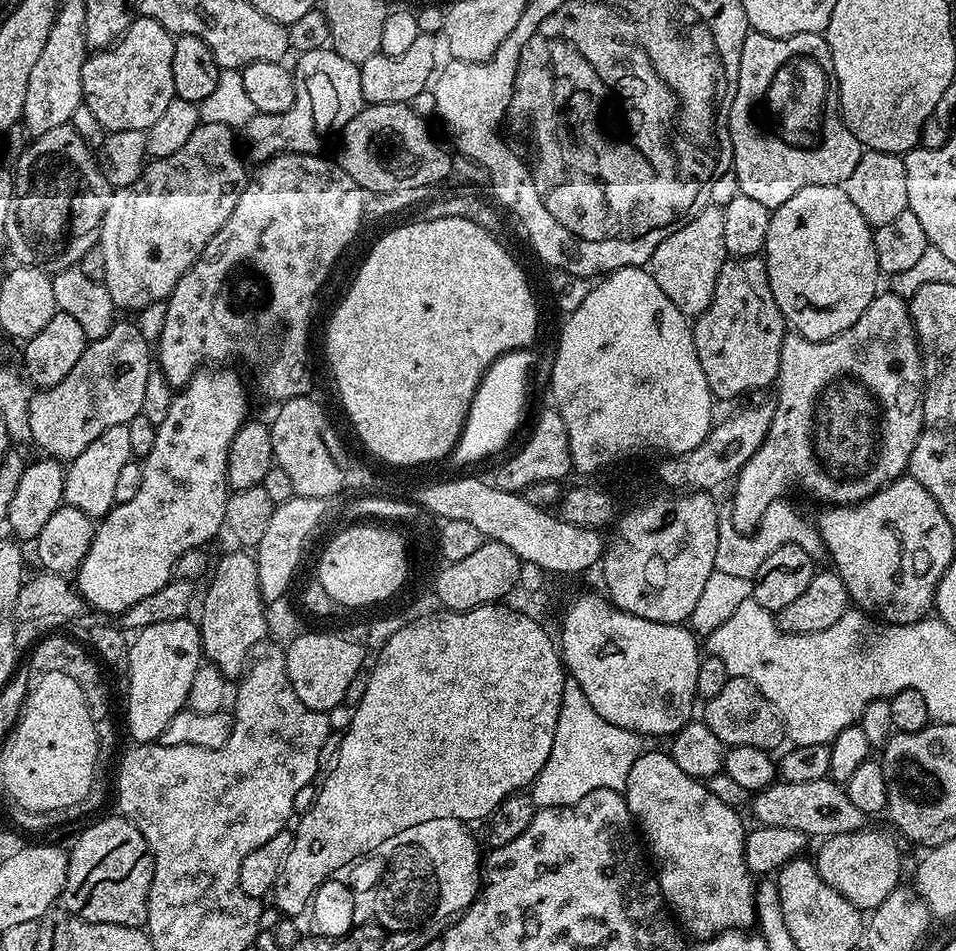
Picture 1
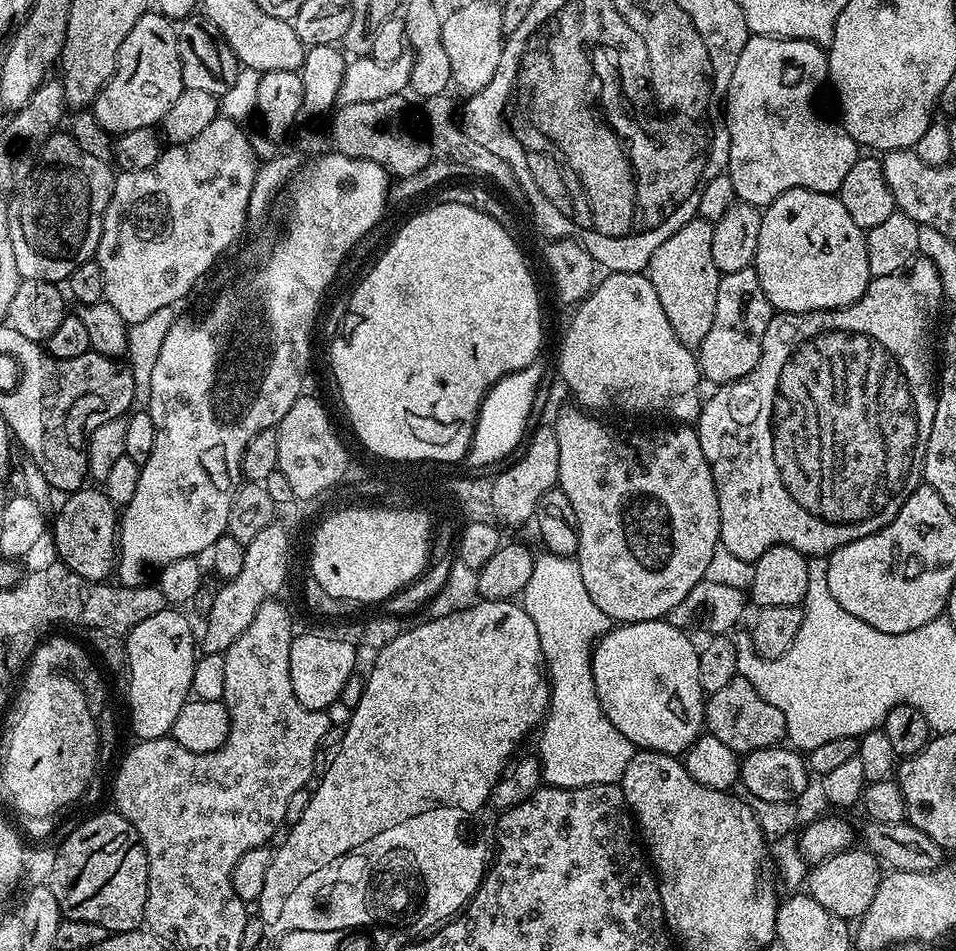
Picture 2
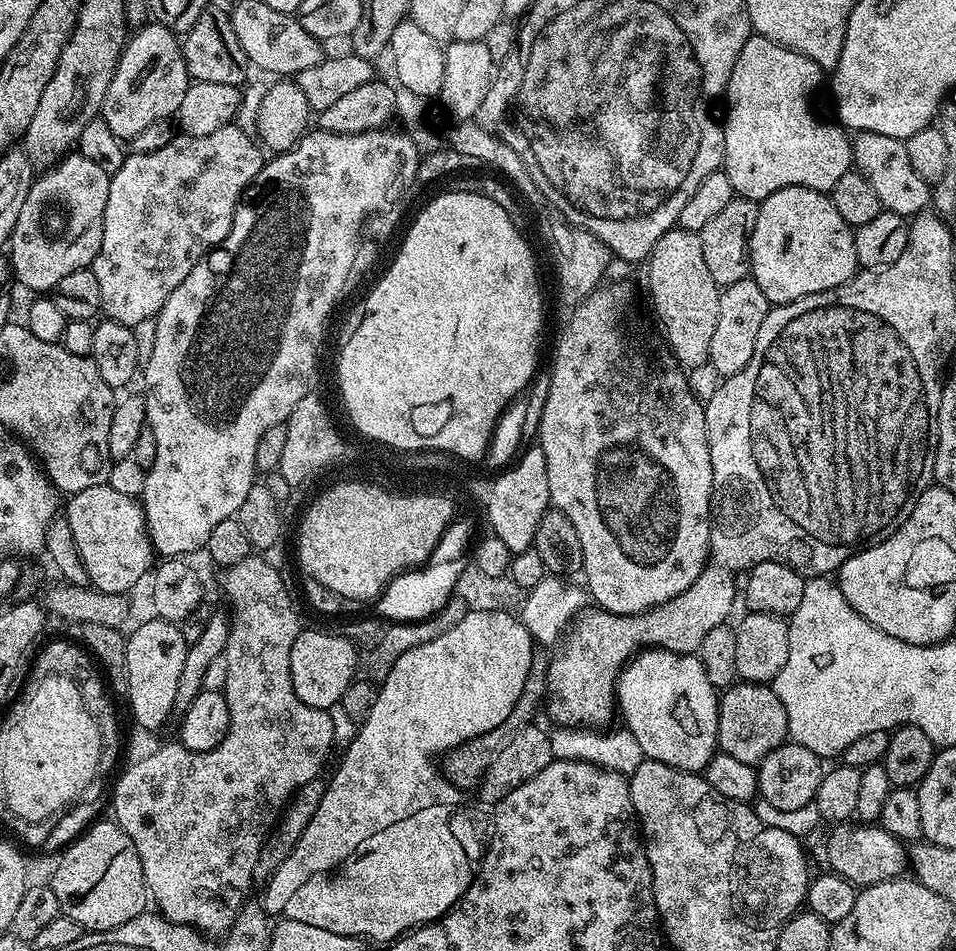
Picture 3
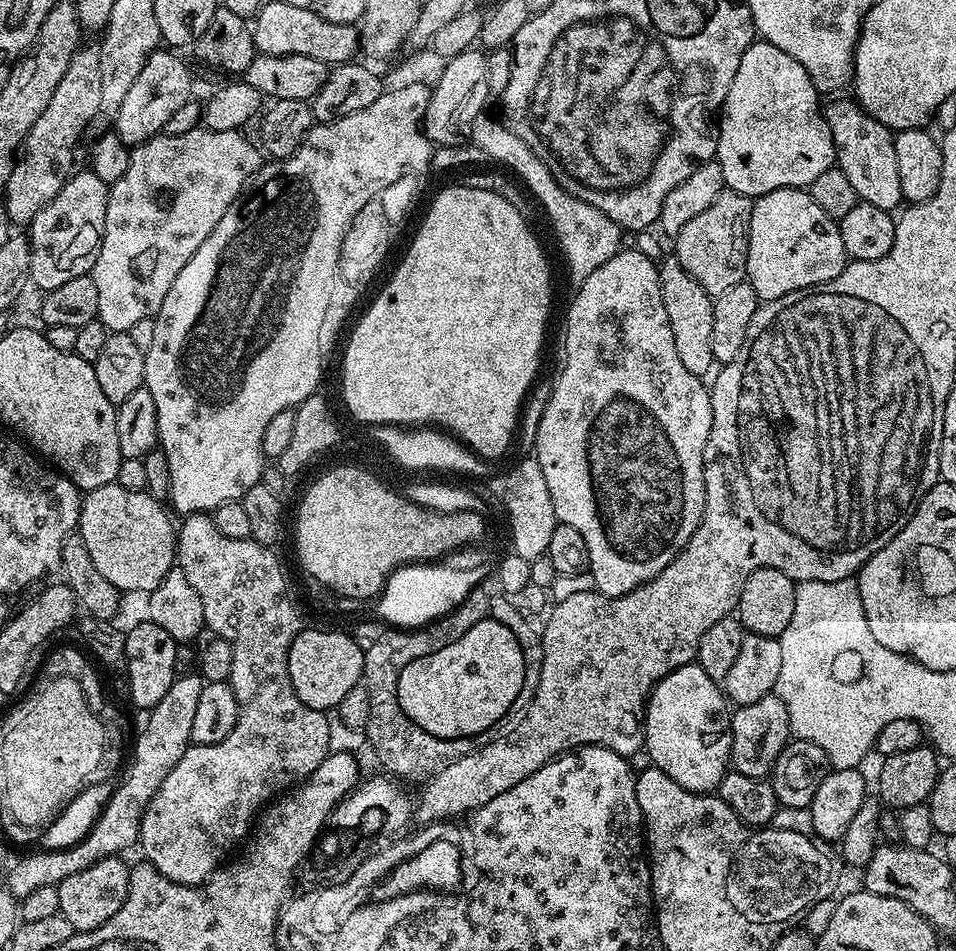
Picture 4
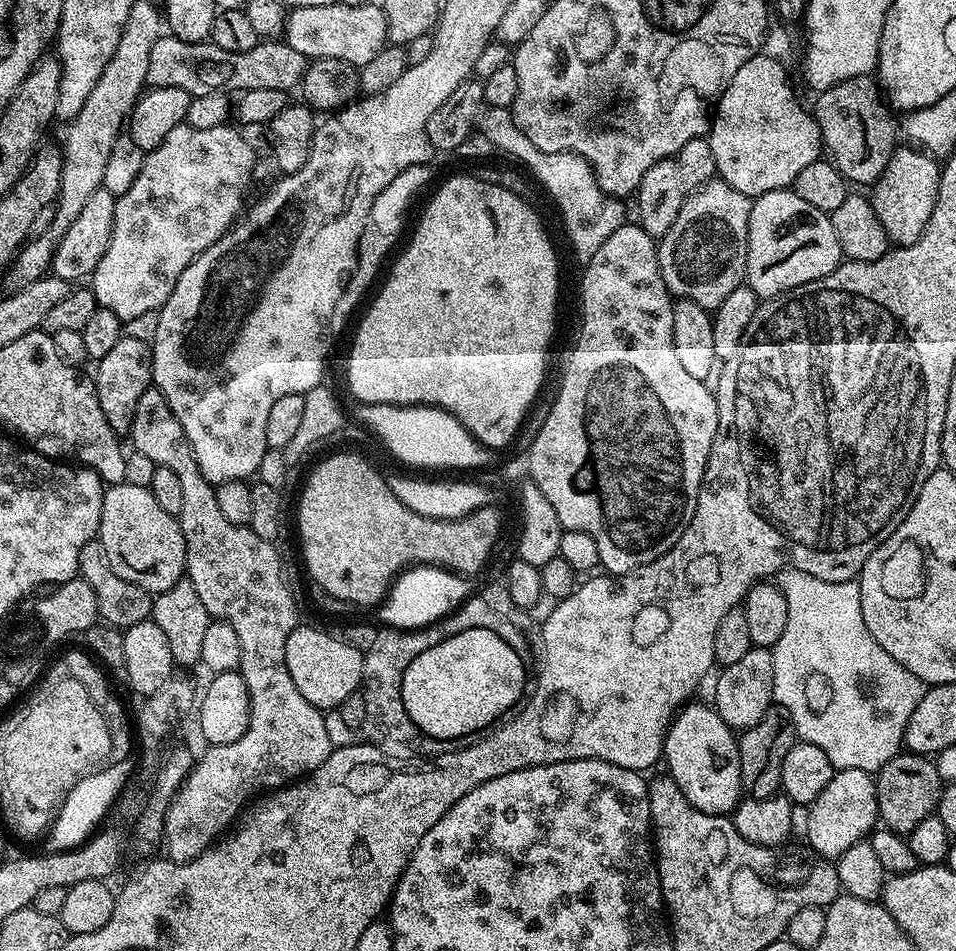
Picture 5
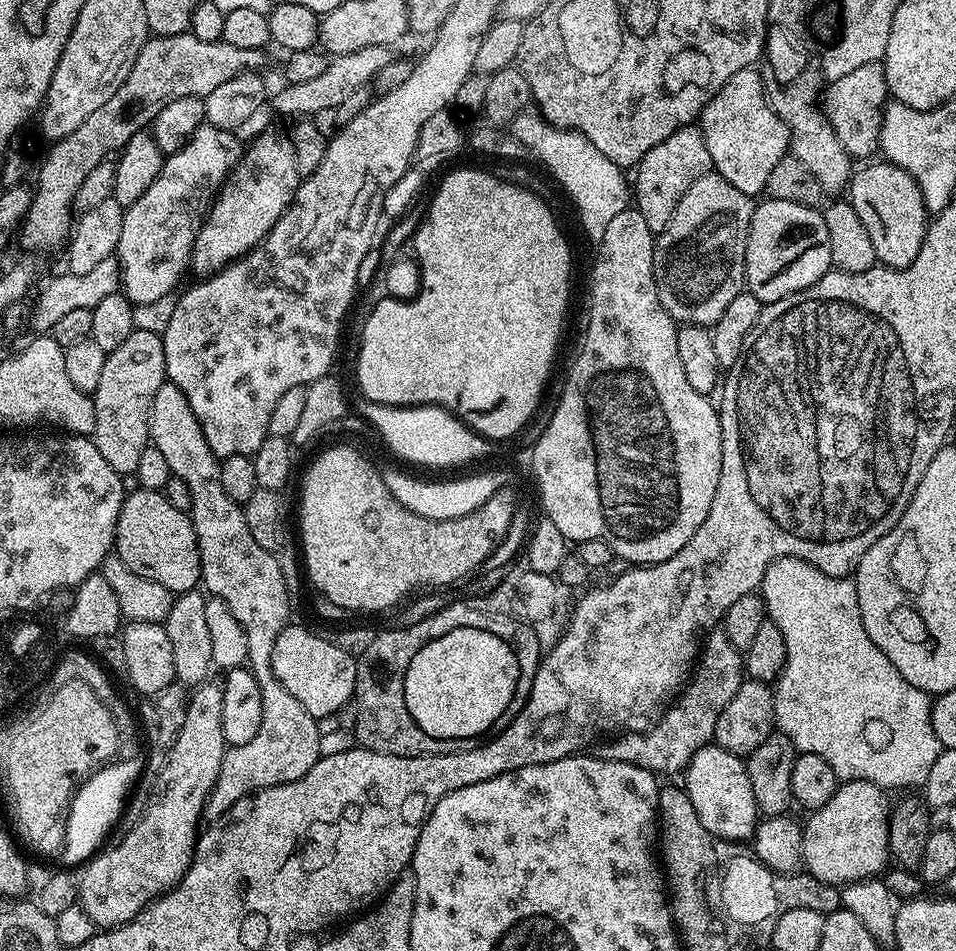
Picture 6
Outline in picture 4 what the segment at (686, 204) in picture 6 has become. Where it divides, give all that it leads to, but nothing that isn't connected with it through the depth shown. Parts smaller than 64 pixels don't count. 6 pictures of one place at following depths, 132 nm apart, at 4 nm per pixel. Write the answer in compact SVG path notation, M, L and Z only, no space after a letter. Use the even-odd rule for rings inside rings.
M726 190L707 210L702 210L674 237L674 258L710 294L730 290L730 286L745 283L748 274L748 223L753 197Z

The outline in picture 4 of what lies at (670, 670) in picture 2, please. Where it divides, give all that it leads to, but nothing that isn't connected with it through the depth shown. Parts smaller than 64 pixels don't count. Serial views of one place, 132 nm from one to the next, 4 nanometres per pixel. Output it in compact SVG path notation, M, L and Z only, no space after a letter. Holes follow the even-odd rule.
M693 662L666 674L656 683L644 707L644 746L650 754L652 767L670 774L678 786L691 792L715 793L732 759L732 712L721 685L706 674L699 664Z

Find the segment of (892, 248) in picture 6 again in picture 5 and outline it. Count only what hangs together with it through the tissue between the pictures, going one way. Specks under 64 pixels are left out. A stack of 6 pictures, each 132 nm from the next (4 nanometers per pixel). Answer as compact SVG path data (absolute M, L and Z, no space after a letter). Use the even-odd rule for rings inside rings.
M900 146L892 153L886 170L882 170L876 183L871 185L870 199L874 214L878 214L878 222L882 222L882 230L886 230L893 245L913 244L922 238L922 230L926 230L926 222L930 222L930 214L934 214L940 169L937 157L929 156L915 146Z

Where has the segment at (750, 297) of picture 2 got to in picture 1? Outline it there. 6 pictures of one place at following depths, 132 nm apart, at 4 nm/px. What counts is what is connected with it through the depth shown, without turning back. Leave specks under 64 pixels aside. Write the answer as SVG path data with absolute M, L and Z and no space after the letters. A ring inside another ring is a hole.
M738 256L725 260L722 270L718 274L718 282L714 286L714 298L710 306L701 316L695 317L692 324L692 337L694 338L694 350L698 350L698 362L702 362L702 374L706 374L706 382L710 386L713 397L717 401L732 400L735 396L744 396L747 392L756 392L759 388L775 385L776 375L780 369L780 351L786 335L786 321L784 315L778 310L778 302L774 302L774 290L770 290L770 278L768 268L760 256Z

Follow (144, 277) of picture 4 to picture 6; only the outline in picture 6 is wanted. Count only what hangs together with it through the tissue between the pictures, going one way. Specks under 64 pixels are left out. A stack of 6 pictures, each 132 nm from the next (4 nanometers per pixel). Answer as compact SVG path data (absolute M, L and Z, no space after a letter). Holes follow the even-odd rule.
M210 123L201 124L198 130L177 152L165 159L162 170L150 190L138 198L138 202L127 205L122 218L122 235L118 237L115 257L120 261L120 287L124 296L133 306L154 302L163 296L173 295L177 291L176 283L189 271L192 263L192 247L198 238L198 230L204 225L212 201L223 186L225 178L232 173L234 165L240 162L242 143L236 132L227 132Z

